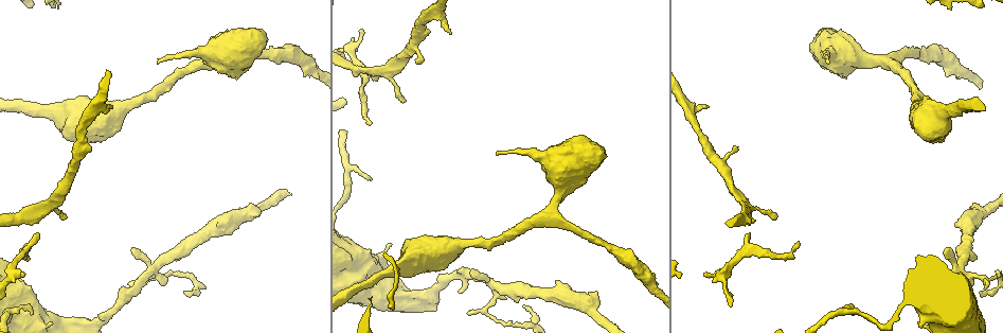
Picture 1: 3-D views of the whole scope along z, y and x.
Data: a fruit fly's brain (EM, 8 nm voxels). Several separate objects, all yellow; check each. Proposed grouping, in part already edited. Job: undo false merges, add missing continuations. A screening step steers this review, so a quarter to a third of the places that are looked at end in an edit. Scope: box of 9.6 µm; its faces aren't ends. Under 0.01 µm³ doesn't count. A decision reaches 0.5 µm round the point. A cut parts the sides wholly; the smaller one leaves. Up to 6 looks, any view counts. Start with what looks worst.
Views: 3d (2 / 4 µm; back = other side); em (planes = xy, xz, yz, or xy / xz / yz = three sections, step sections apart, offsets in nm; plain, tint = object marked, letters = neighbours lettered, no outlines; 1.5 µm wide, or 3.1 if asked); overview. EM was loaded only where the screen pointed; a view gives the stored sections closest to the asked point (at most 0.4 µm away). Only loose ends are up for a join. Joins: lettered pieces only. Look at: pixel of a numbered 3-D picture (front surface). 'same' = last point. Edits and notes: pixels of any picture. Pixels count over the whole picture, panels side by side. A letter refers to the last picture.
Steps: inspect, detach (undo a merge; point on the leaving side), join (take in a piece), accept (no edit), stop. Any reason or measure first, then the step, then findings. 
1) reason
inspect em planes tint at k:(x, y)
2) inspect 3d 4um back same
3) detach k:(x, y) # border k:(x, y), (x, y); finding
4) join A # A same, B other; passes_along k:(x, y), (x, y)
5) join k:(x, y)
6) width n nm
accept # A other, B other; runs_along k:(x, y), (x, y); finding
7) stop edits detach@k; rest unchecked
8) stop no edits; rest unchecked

inspect 3d 4um at 1:(158, 63)

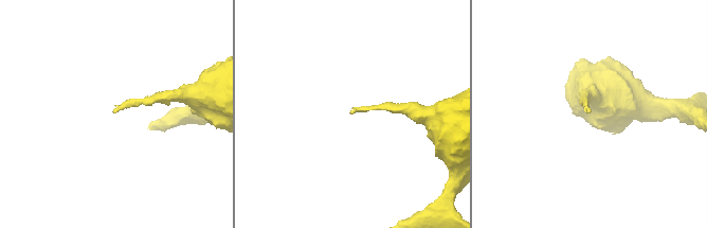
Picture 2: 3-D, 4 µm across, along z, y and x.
inspect em planes letters at 2:(114, 111)

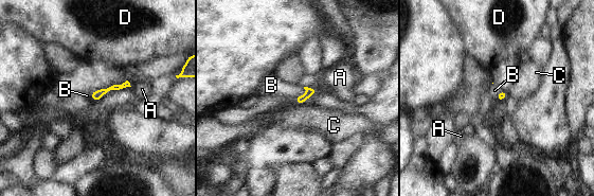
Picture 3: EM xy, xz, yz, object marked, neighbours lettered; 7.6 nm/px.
join B # A other, B same, C other, D other; it goes on there

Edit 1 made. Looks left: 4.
free end
inspect 3d 2um at 1:(459, 292)

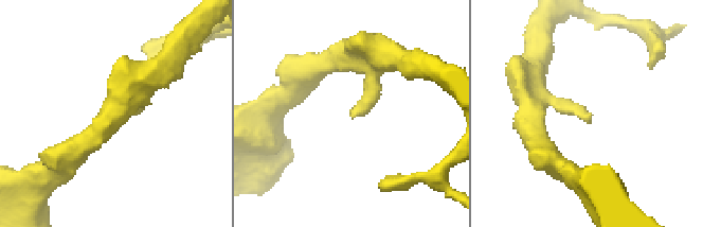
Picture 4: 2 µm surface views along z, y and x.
inspect em xz step 4 tint at 4:(353, 118)

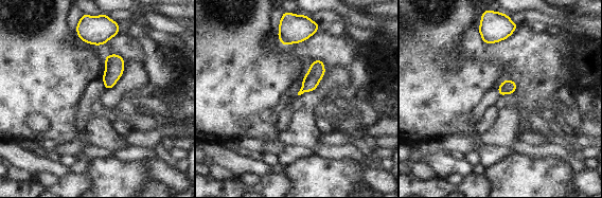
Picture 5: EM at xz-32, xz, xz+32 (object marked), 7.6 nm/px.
inspect em planes letters same

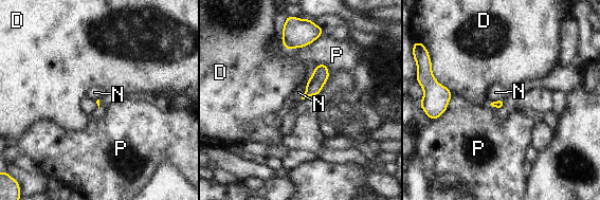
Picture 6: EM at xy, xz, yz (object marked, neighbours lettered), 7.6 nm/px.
accept # D other, N other, P other; border 6:(306, 84), (306, 90), (302, 100); no lettered piece goes on from it

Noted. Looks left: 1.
stop edits join@3; rest unchecked

